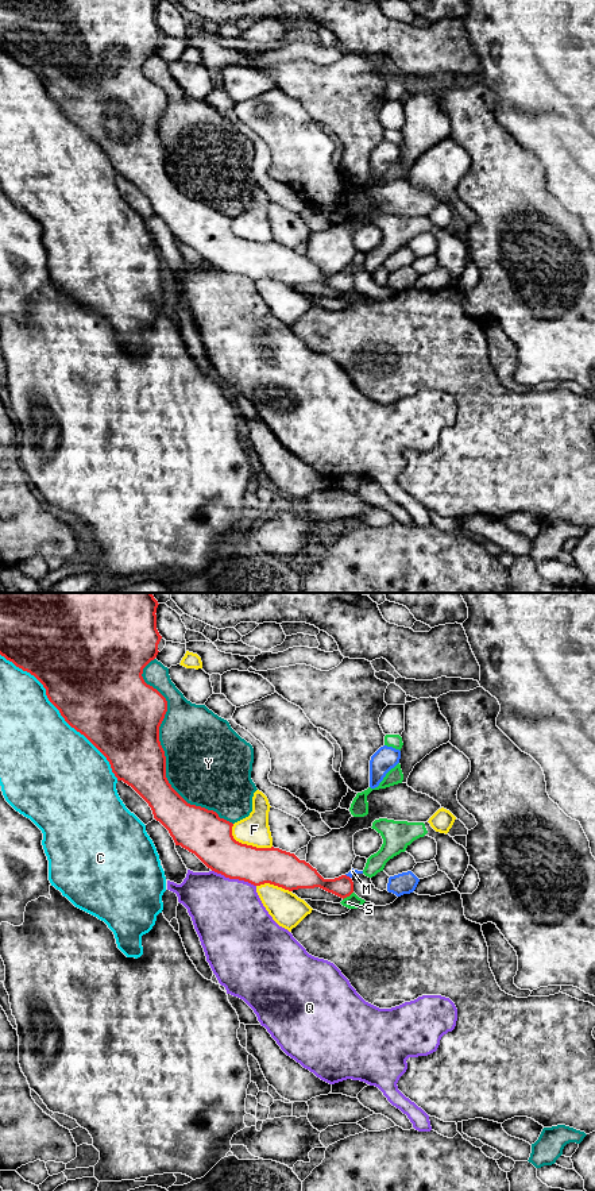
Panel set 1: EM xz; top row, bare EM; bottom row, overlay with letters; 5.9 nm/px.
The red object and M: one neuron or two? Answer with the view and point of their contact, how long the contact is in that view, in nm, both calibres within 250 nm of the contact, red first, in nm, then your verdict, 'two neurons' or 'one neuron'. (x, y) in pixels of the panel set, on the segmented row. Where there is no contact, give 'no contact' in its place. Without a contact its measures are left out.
meets red in xz at (348, 877); contact 40 nm long; 140 nm thick on the red side, 40 nm on the other; one neuron

